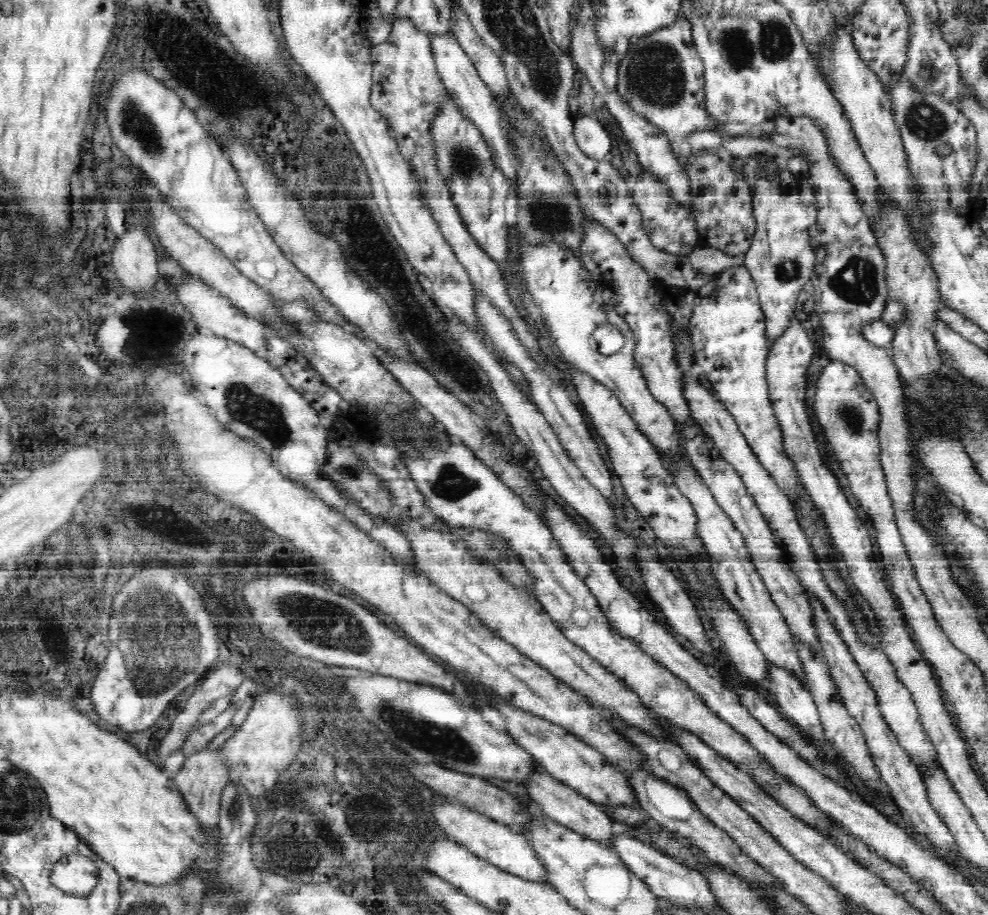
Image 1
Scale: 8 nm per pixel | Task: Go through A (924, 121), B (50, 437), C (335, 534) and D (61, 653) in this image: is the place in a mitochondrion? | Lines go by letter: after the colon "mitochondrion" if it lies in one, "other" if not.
A: mitochondrion
B: other
C: other
D: mitochondrion

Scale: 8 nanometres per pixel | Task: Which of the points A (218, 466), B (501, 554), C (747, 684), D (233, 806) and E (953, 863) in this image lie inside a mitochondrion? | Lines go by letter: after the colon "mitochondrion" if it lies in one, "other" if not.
A: other
B: mitochondrion
C: other
D: mitochondrion
E: other

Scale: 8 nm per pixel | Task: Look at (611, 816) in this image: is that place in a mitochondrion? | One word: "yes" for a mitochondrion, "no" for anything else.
no

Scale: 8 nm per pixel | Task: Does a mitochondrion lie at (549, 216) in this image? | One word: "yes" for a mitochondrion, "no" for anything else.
yes

